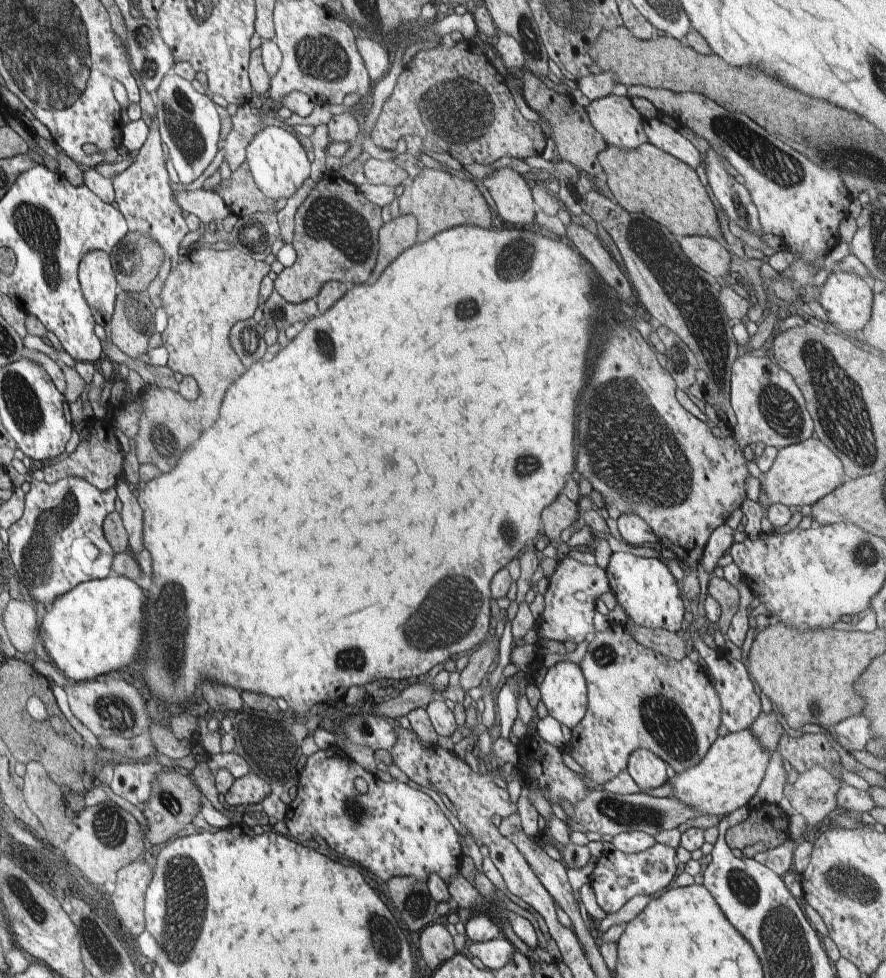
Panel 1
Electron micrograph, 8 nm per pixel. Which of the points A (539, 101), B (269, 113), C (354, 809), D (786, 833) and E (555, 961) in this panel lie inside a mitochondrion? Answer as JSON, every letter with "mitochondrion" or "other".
{"A":"other","B":"other","C":"mitochondrion","D":"other","E":"other"}

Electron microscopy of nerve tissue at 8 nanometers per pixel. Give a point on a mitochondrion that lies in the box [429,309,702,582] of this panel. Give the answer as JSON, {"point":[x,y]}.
{"point":[628,447]}

